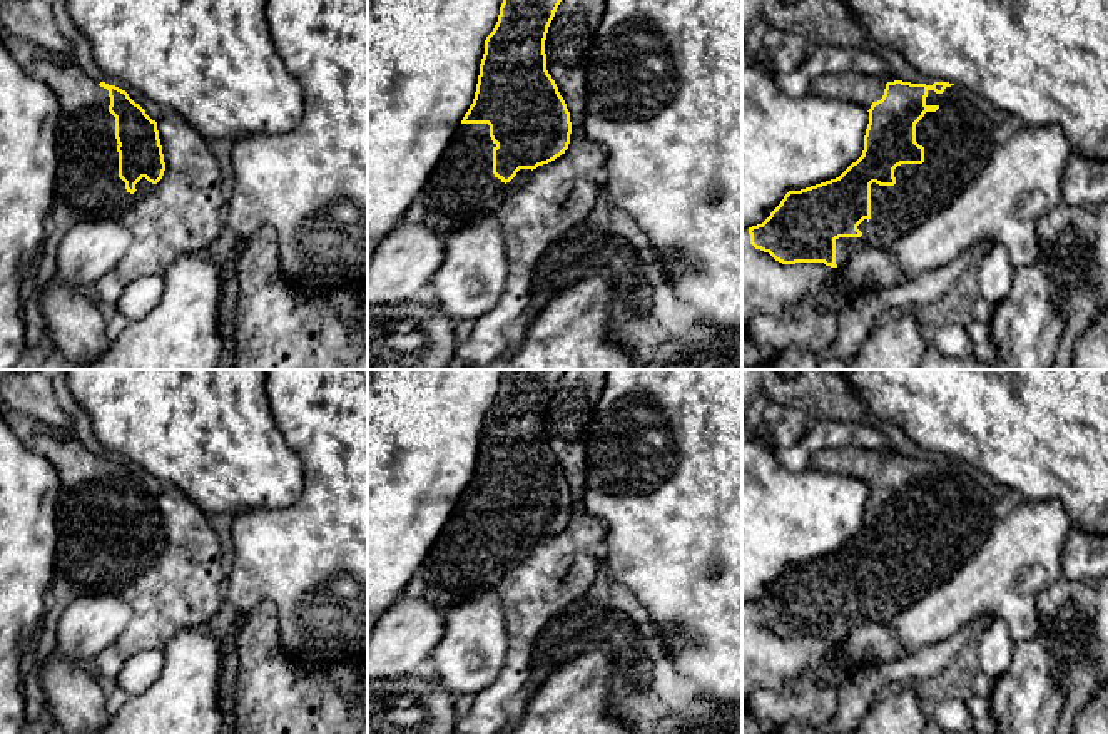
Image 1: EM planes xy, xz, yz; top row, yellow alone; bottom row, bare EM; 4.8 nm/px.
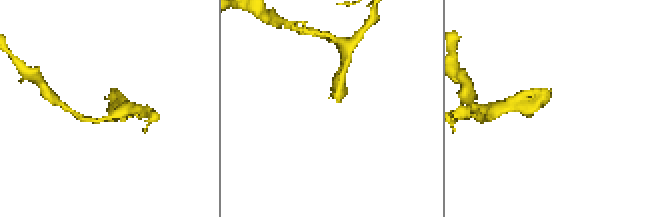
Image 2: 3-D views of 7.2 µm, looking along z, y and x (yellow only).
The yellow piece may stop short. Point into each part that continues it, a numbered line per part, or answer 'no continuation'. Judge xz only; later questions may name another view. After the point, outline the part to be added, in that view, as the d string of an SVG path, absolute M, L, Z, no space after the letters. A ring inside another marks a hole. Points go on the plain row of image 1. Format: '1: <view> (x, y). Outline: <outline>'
1: xz (462, 562). Outline: M460 498L443 532L436 538L426 562L419 568L426 582L424 599L446 614L453 605L495 589L501 573L531 550L531 543L520 543L510 557L493 548L493 515L488 498Z

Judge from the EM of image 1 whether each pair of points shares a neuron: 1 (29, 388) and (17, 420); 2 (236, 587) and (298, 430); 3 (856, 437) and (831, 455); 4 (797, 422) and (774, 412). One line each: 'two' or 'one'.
1: two
2: one
3: two
4: one

